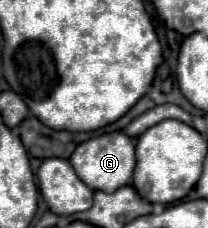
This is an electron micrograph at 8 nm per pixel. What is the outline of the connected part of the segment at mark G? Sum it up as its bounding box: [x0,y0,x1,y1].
[70,131,136,193]

